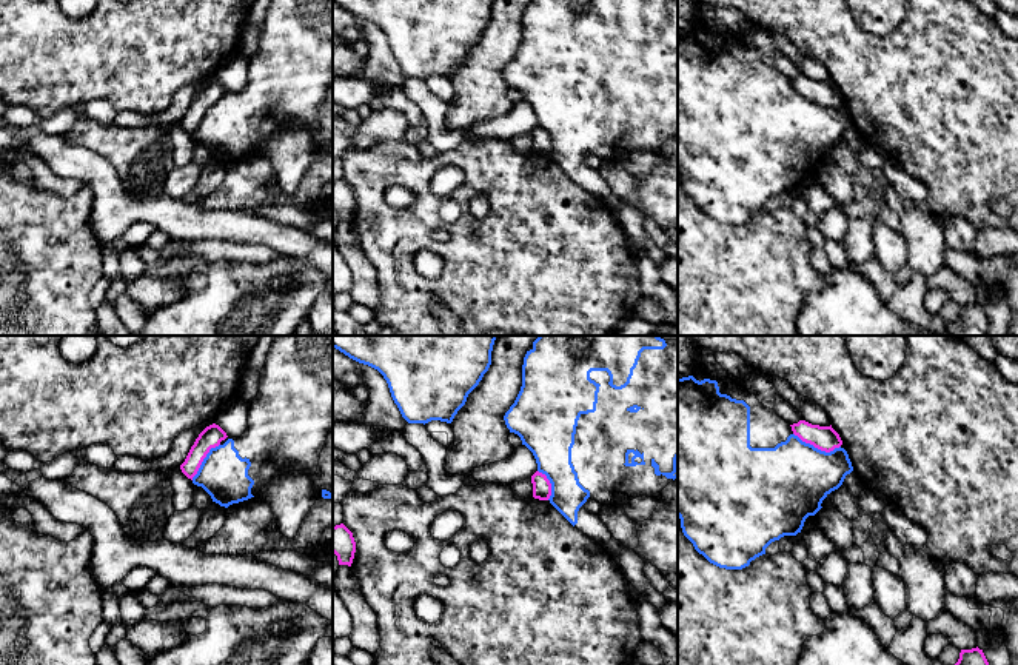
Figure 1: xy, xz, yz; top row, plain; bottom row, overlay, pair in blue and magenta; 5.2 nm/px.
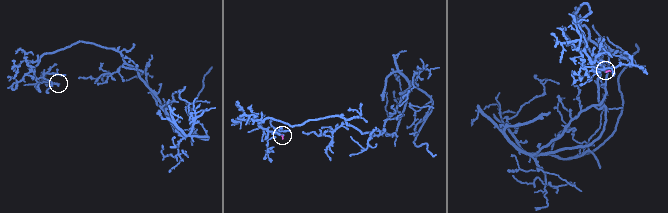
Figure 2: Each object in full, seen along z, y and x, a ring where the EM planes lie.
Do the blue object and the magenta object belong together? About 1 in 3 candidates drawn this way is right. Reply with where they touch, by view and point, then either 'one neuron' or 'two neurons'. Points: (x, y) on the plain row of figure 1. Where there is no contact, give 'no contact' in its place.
yz (817, 103) | two neurons

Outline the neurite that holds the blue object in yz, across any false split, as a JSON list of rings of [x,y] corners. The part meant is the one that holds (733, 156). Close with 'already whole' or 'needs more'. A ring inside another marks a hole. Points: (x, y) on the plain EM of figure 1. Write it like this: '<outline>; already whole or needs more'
[[[696,22],[692,31],[678,34],[678,172],[684,191],[710,219],[725,225],[742,225],[765,209],[765,203],[784,191],[801,188],[809,171],[838,145],[853,126],[844,103],[830,108],[802,97],[790,79],[764,62],[739,37],[715,35]]]; needs more

